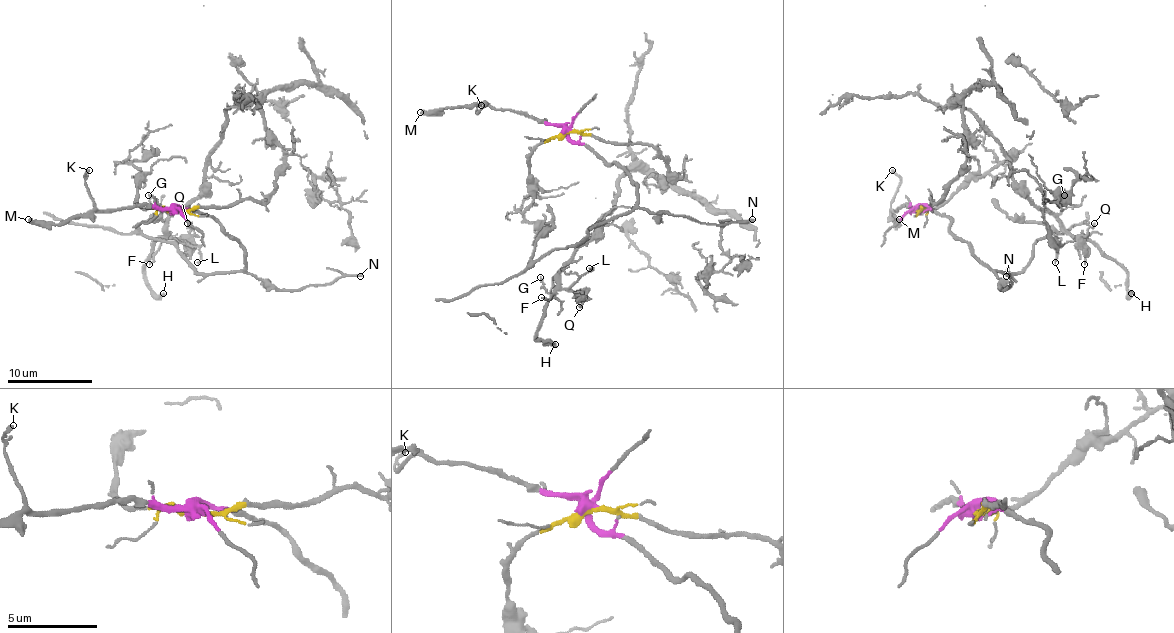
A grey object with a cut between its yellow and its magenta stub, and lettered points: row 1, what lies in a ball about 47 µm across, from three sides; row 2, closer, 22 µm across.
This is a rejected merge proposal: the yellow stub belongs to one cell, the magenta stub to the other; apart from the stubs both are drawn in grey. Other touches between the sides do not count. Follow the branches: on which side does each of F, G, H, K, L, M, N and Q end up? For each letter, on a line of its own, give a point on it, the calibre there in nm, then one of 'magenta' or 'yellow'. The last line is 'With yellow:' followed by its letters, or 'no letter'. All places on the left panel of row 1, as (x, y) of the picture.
F: place (149, 264); calibre 130 nm; yellow
G: place (148, 195); calibre 160 nm; yellow
H: place (163, 293); calibre 320 nm; yellow
K: place (89, 170); calibre 170 nm; magenta
L: place (197, 262); calibre 130 nm; yellow
M: place (28, 219); calibre 340 nm; magenta
N: place (360, 276); calibre 240 nm; magenta
Q: place (187, 223); calibre 100 nm; yellow
With yellow: F, G, H, L, Q

